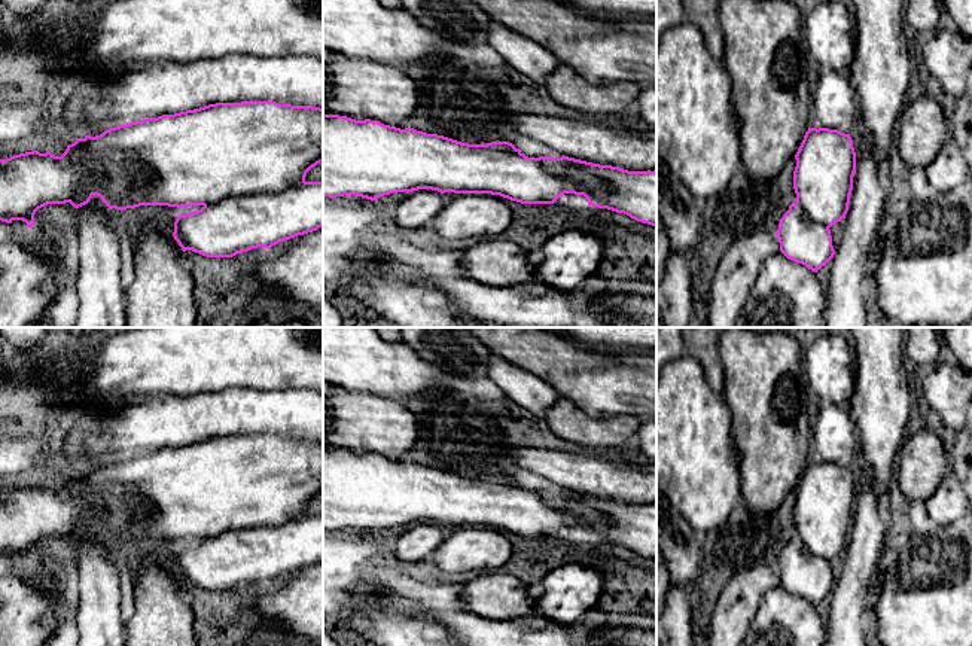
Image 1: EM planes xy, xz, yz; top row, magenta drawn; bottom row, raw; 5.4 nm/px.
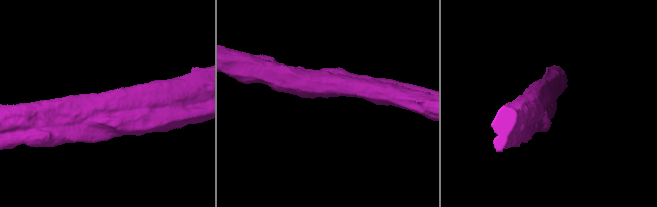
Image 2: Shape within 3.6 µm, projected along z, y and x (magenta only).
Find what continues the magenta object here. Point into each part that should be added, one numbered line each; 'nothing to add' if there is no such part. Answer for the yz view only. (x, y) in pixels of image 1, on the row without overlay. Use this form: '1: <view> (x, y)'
nothing to add

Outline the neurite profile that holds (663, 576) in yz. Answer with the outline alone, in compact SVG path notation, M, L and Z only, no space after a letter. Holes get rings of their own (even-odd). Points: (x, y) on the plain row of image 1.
M656 543L656 619L661 616L665 601L665 592L670 585L668 566L664 554Z

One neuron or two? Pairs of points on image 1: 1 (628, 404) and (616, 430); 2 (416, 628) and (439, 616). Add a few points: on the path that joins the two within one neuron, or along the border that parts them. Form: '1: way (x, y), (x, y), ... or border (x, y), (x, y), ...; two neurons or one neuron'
1: border (590, 416), (597, 419), (636, 416), (640, 420); two neurons
2: border (429, 608), (426, 613), (447, 630); two neurons

